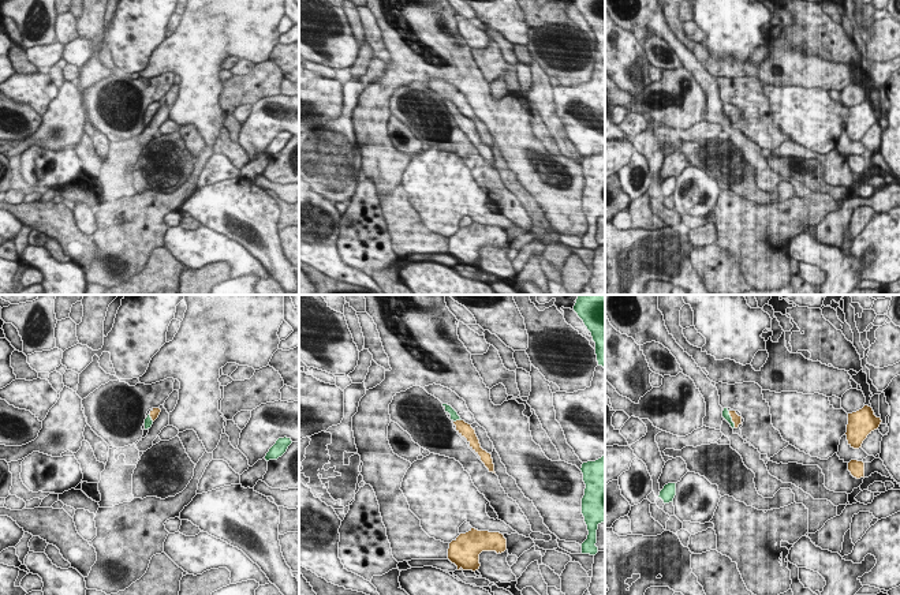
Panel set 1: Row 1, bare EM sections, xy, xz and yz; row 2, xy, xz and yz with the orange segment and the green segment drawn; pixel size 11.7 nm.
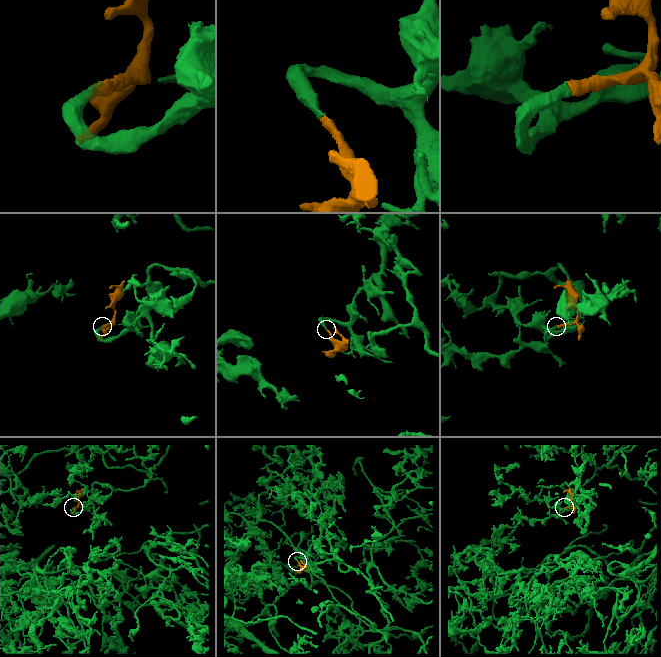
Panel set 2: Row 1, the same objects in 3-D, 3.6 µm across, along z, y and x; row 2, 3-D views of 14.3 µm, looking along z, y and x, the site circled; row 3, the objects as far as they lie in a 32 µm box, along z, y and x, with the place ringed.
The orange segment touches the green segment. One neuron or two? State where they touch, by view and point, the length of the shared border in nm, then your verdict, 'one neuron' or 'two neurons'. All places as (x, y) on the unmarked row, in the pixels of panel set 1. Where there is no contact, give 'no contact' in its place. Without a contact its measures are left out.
contact yz (732, 113); length 220 nm; one neuron

